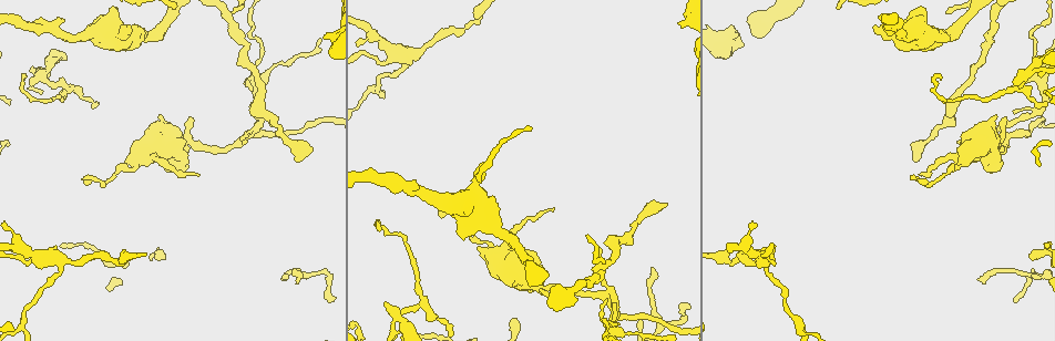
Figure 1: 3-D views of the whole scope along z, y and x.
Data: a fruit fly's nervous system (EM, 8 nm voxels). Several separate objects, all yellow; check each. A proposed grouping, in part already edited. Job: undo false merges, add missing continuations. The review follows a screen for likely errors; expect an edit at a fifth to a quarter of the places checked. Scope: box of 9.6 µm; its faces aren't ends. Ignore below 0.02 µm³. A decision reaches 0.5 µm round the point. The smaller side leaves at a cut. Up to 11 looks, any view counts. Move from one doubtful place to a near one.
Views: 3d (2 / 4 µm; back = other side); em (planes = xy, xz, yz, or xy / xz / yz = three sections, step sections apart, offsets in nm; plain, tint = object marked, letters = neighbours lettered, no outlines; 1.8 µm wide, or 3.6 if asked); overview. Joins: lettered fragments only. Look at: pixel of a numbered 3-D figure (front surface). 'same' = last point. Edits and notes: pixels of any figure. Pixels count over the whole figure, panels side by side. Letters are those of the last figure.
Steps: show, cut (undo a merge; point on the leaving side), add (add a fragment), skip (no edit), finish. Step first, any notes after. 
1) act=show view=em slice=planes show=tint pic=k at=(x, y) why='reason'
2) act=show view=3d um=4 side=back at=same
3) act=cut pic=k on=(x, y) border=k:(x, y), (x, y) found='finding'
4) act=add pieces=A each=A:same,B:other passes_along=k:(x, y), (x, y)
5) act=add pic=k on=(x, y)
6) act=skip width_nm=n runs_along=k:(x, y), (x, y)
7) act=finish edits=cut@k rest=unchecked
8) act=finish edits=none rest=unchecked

act=show view=3d um=2 pic=1 at=(311, 151) why='branch stops here'

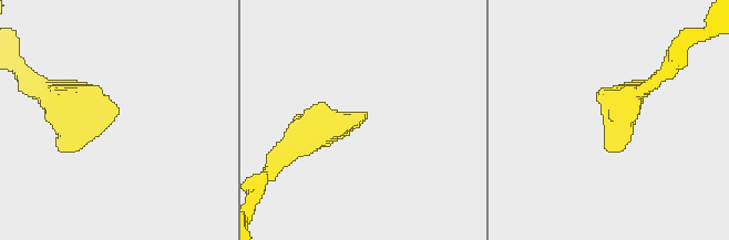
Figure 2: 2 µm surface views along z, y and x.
act=show view=em slice=planes show=letters pic=2 at=(365, 115) why='shape alone is not enough'

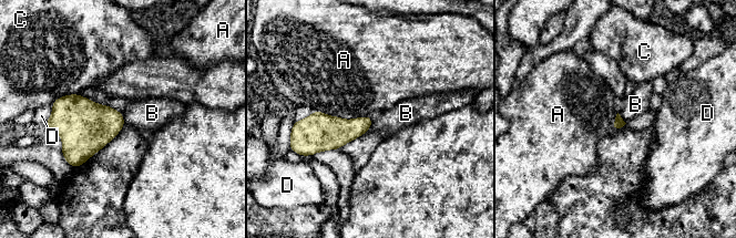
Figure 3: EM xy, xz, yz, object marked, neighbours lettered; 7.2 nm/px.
act=skip each=A:other,B:other,C:other,D:other found='none of them fits'

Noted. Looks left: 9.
act=show view=3d um=2 pic=1 at=(603, 294) why='a fork'

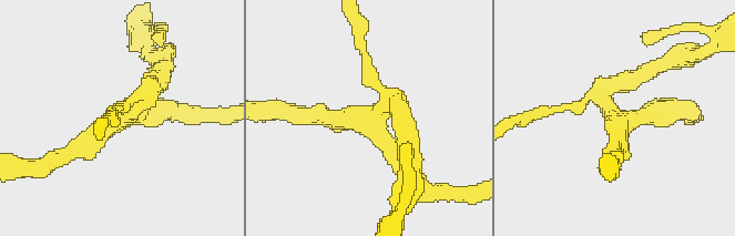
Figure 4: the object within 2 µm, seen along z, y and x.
act=show view=em slice=yz step=4 show=tint pic=4 at=(368, 118)

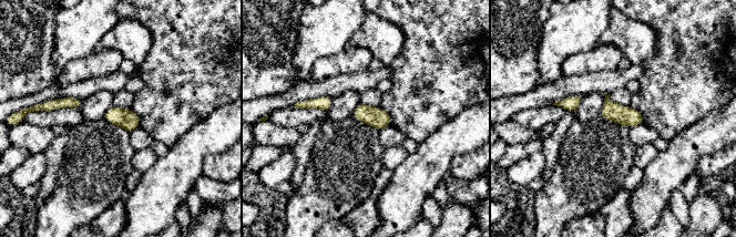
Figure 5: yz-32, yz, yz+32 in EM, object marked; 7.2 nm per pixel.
act=show view=em slice=planes show=letters at=same

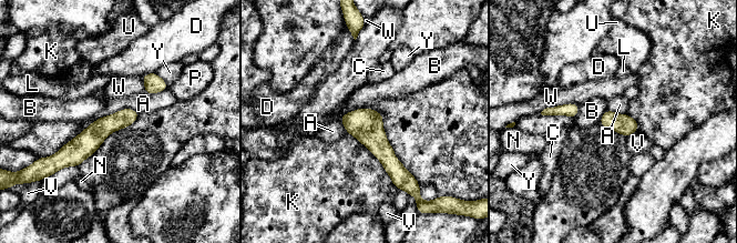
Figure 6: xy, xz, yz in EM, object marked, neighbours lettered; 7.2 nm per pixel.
act=skip each=A:other,B:other,C:other,D:other,K:other,L:other,N:other,P:other,U:other,V:other,W:other,Y:other runs_along=6:(135, 114), (104, 125), (60, 157) found='all the same neuron'

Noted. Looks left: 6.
act=show view=3d um=4 pic=1 at=(395, 316)

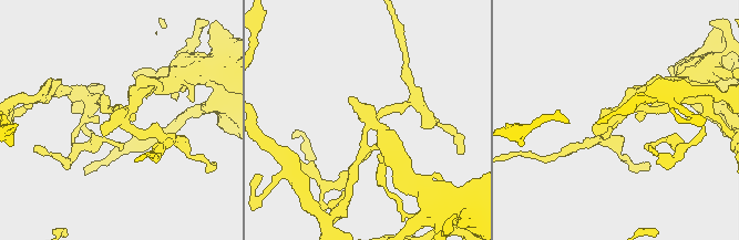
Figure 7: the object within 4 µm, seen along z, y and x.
act=show view=em slice=planes show=letters pic=7 at=(612, 118)

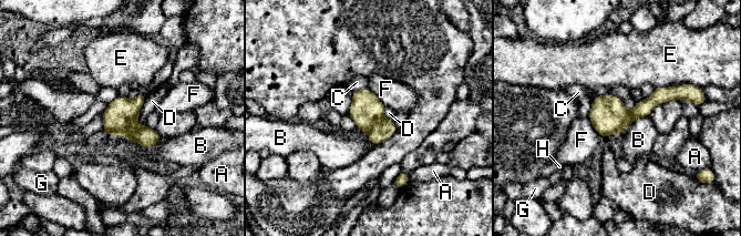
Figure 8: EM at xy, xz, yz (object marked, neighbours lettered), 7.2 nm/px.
act=skip each=A:other,B:other,C:other,D:other,E:other,F:other,G:other,H:other border=8:(649, 115), (636, 118), (619, 135) found='one neuron here'

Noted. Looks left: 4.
act=show view=em slice=xz step=4 show=letters pic=1 at=(939, 73) why='an open end'

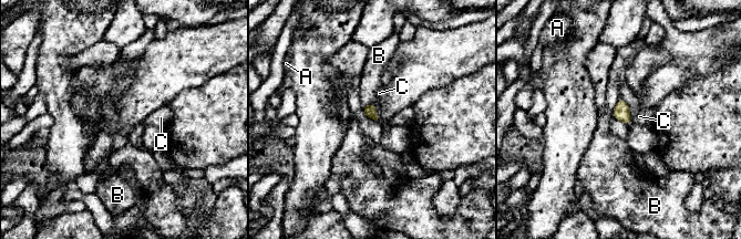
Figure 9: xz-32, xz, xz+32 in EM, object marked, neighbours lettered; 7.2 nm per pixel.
act=show view=em slice=planes show=letters at=same why='another direction'

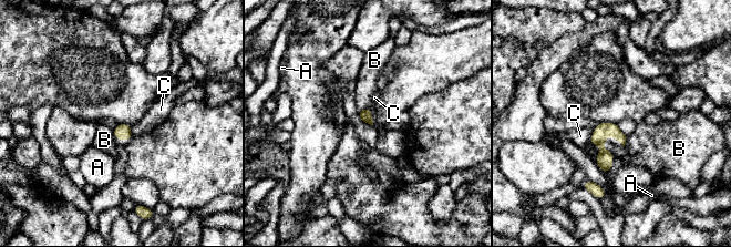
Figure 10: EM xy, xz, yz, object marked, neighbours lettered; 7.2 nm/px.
act=skip longest_contact=C:100nm each=A:other,B:other,C:other runs_along=10:(607, 124), (601, 132), (605, 170) found='no lettered fragment goes on from it'

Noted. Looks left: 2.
act=finish edits=none rest=unchecked

